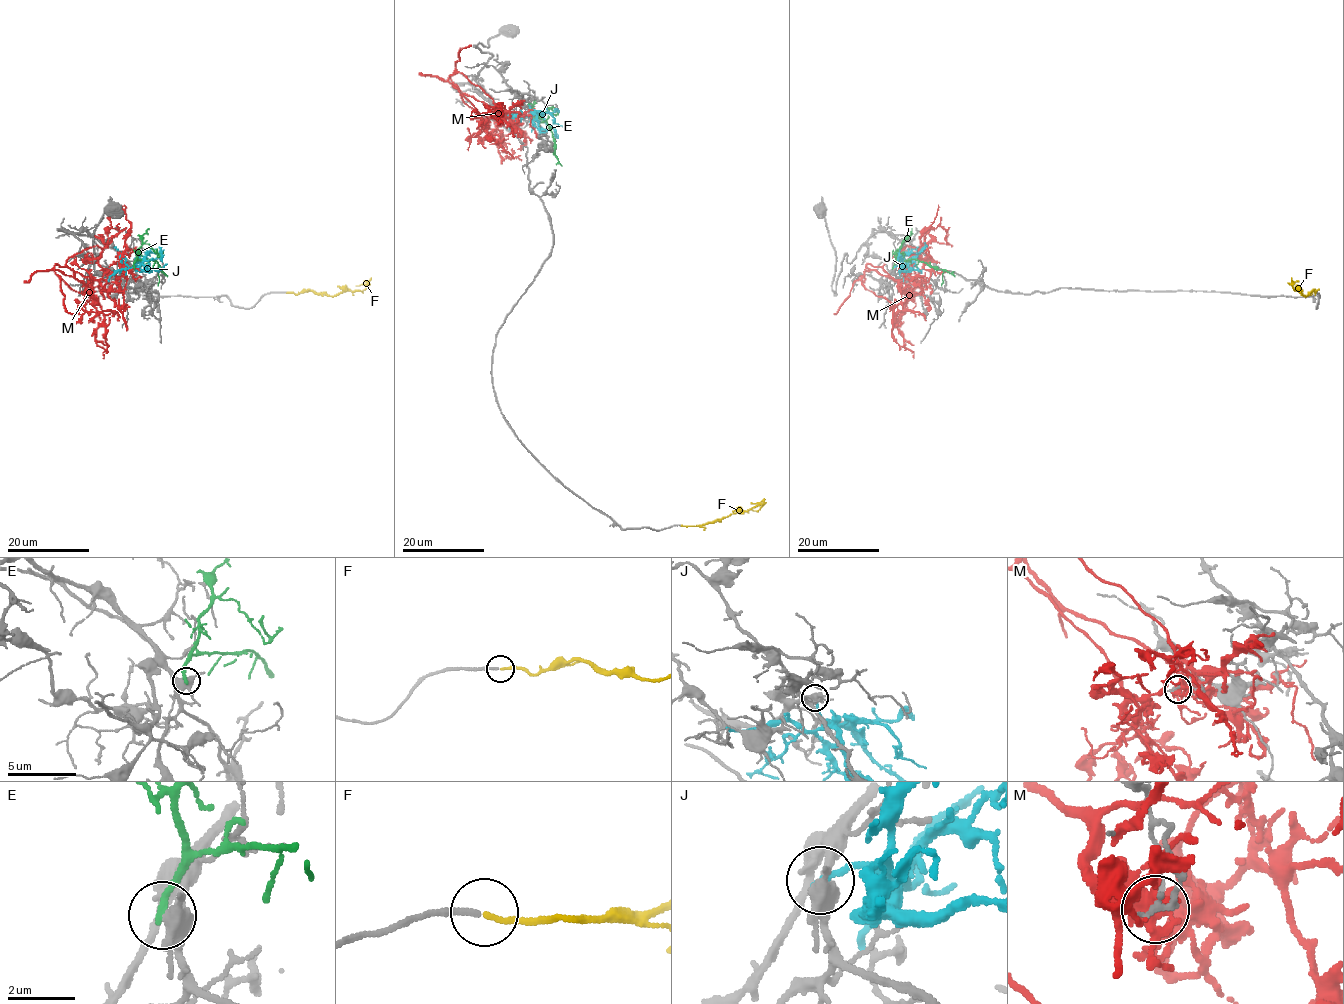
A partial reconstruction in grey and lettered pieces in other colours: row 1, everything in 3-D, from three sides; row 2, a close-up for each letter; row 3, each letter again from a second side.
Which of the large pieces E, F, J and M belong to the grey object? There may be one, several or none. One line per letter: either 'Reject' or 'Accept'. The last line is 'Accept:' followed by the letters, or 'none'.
E: Reject
F: Accept
J: Reject
M: Reject
Accept: F

